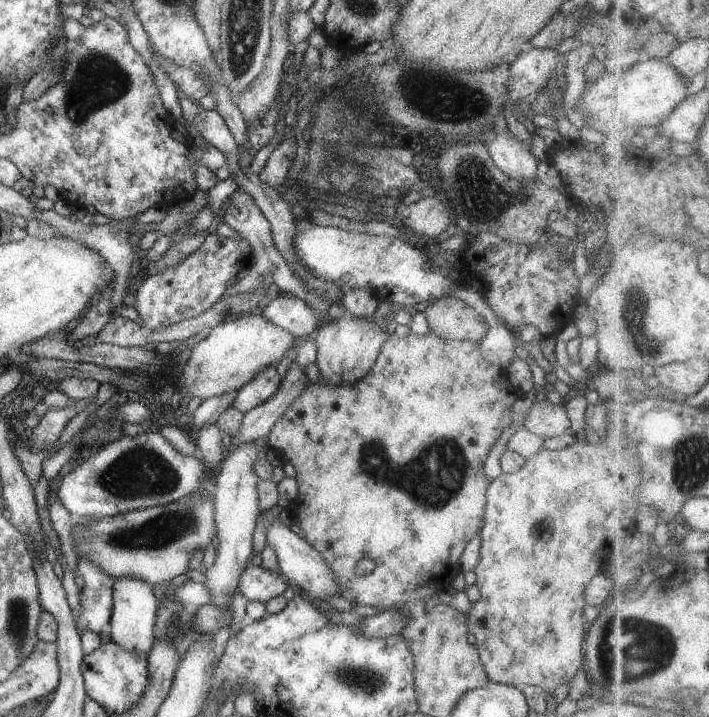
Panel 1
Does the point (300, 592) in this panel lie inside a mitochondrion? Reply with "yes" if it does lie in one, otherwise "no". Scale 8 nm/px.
no

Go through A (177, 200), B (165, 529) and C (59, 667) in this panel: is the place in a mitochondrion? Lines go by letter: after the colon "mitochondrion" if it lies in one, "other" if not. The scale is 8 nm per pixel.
A: other
B: mitochondrion
C: other

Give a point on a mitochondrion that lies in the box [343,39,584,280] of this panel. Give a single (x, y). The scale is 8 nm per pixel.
(479, 197)

